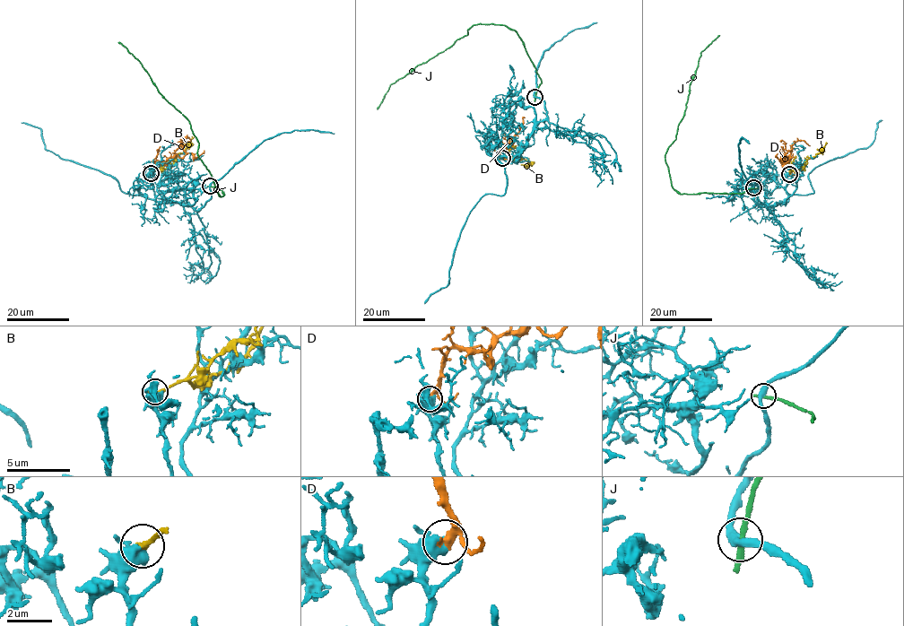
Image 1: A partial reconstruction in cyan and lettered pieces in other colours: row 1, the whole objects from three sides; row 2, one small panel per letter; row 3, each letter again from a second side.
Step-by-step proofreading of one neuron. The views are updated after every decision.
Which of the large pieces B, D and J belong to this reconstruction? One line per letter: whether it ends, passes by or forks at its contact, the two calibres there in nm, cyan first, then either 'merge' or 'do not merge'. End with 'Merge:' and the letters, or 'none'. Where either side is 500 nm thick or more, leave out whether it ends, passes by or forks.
B: it ends | 480/280 nm | do not merge
D: 500/240 nm | merge
J: it passes by | 360/240 nm | do not merge
Merge: D

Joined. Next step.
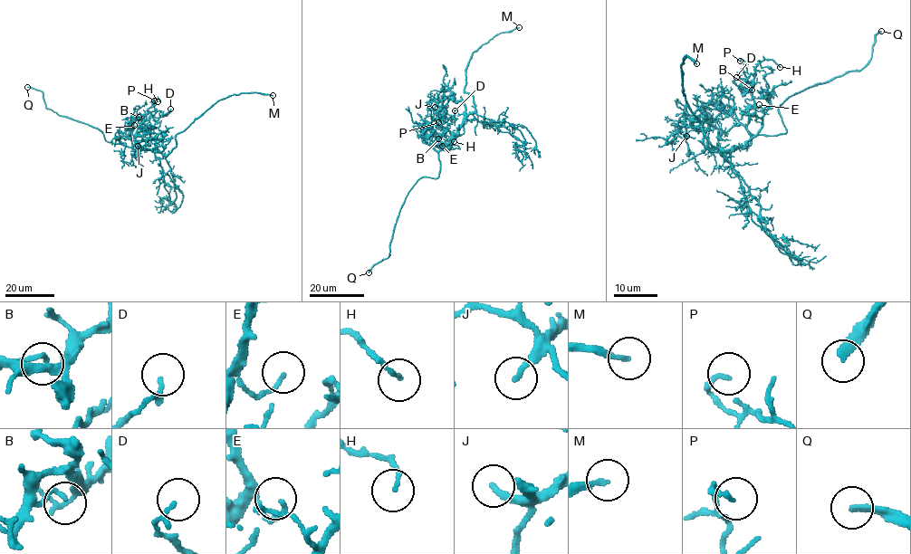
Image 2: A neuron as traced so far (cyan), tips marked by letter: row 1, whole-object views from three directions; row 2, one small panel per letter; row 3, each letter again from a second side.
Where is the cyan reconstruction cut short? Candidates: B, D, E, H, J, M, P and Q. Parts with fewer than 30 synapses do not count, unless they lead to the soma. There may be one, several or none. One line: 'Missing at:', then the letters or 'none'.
Missing at: J, M, Q

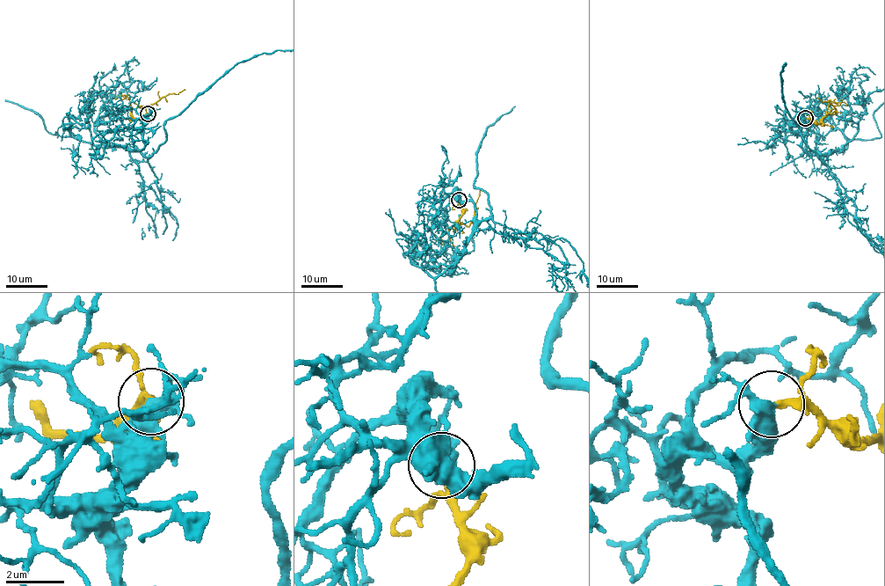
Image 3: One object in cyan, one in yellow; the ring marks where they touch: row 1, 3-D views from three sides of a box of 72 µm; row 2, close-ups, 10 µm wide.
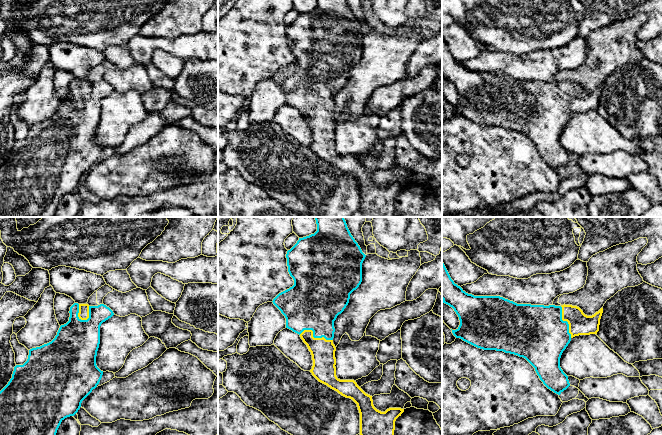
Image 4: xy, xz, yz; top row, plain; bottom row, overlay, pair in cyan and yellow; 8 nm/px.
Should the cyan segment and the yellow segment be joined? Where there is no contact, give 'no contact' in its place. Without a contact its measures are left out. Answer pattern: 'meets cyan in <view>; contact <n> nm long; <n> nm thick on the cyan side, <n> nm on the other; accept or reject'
meets cyan in xz; contact 280 nm long; 380 nm thick on the cyan side, 190 nm on the other; accept

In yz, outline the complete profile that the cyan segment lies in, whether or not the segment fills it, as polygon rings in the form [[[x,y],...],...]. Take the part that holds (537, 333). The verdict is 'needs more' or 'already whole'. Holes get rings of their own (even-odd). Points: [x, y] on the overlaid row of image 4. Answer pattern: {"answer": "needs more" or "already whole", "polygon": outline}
{"answer": "needs more", "polygon": [[[442,261],[442,300],[443,303],[454,309],[459,317],[460,325],[452,330],[456,338],[483,350],[503,351],[525,358],[534,368],[543,384],[560,395],[569,386],[568,376],[560,367],[560,358],[571,339],[579,335],[597,334],[599,331],[600,319],[603,308],[592,316],[587,316],[583,311],[572,305],[531,305],[517,304],[500,296],[474,296],[466,293],[460,286],[451,279]]]}

